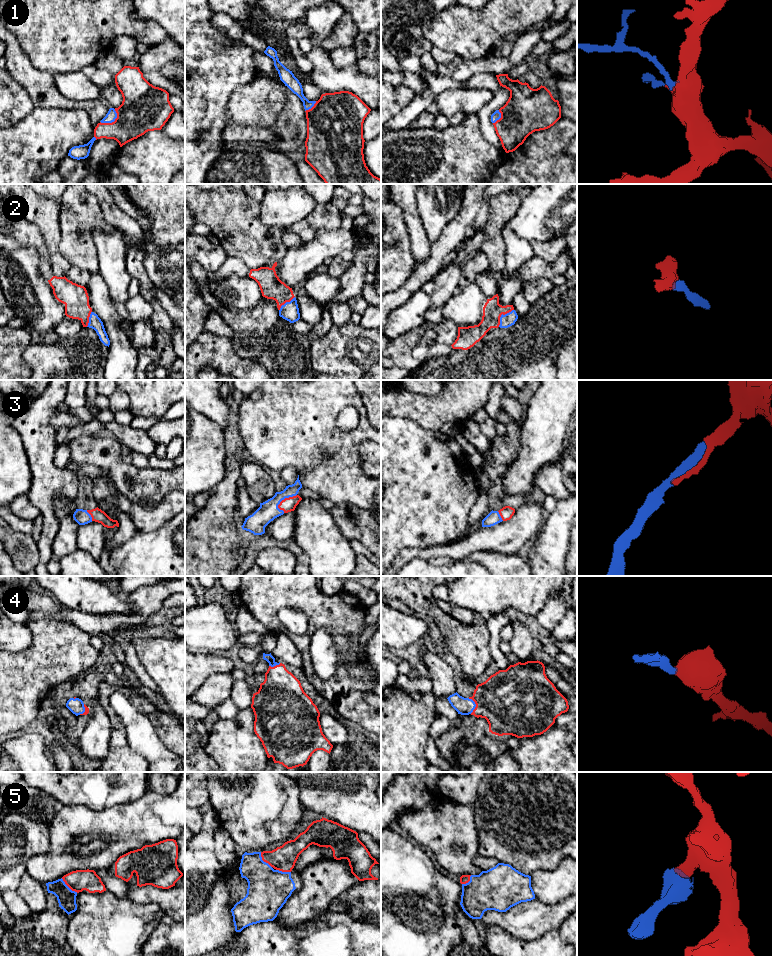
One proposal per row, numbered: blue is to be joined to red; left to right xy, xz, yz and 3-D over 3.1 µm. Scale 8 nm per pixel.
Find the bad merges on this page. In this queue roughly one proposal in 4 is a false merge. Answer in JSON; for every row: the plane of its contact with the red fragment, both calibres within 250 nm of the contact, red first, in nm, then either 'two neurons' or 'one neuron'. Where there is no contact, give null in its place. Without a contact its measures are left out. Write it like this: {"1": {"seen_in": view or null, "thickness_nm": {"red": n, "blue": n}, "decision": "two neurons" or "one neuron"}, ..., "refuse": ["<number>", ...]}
{"1": {"seen_in": "xy", "thickness_nm": {"red": 340, "blue": 90}, "decision": "one neuron"}, "2": {"seen_in": "yz", "thickness_nm": {"red": 160, "blue": 110}, "decision": "one neuron"}, "3": {"seen_in": "xz", "thickness_nm": {"red": 110, "blue": 160}, "decision": "one neuron"}, "4": {"seen_in": "yz", "thickness_nm": {"red": 460, "blue": 140}, "decision": "one neuron"}, "5": {"seen_in": "xy", "thickness_nm": {"red": 170, "blue": 150}, "decision": "one neuron"}, "refuse": []}

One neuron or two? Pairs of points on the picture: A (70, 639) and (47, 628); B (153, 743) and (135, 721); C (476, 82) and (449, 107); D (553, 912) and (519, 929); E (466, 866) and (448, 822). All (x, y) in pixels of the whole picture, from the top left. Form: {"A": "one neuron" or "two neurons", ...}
{"A": "one neuron", "B": "one neuron", "C": "two neurons", "D": "one neuron", "E": "one neuron"}

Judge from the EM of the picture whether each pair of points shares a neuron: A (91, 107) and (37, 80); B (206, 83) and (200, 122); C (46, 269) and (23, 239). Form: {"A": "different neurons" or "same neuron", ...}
{"A": "same neuron", "B": "same neuron", "C": "same neuron"}

